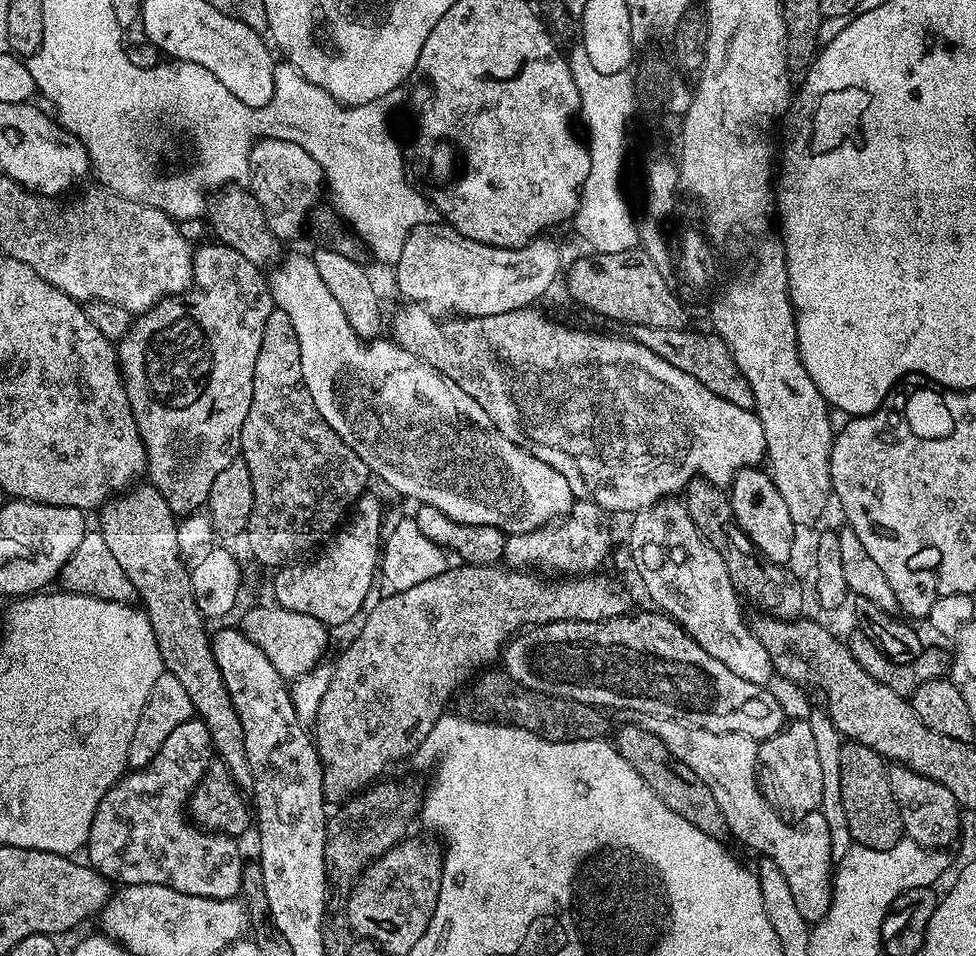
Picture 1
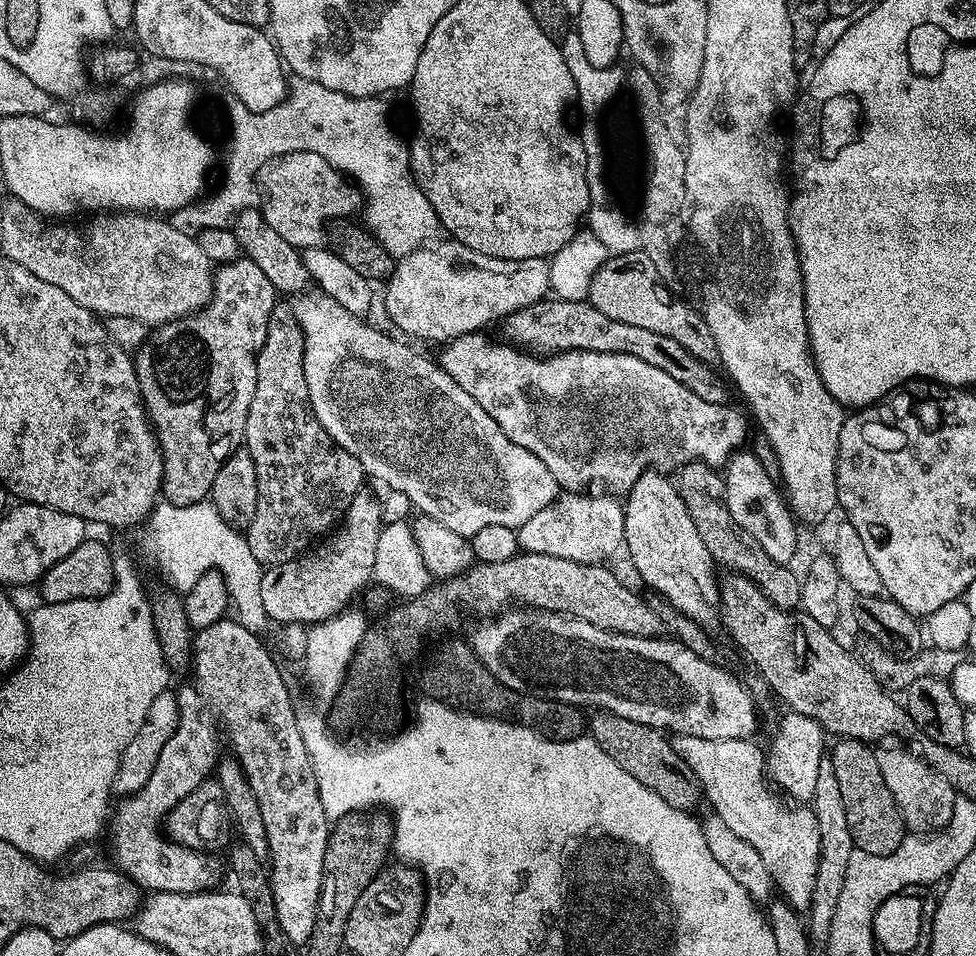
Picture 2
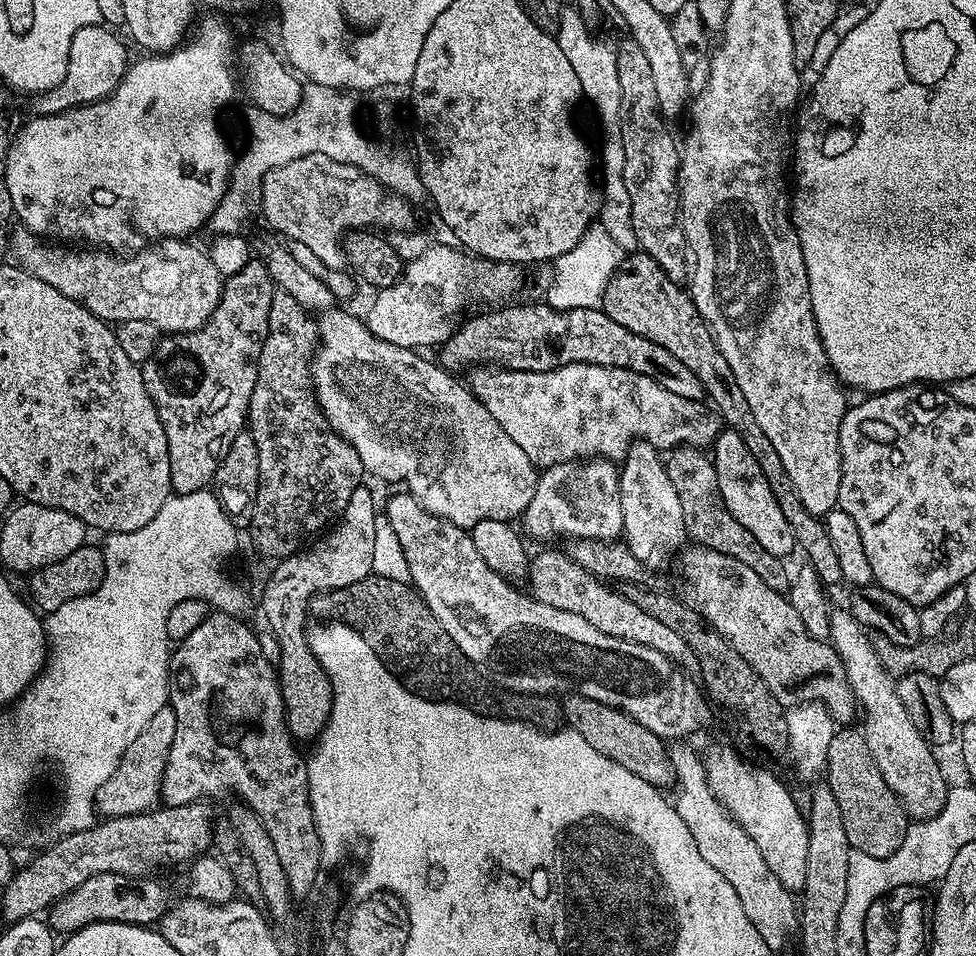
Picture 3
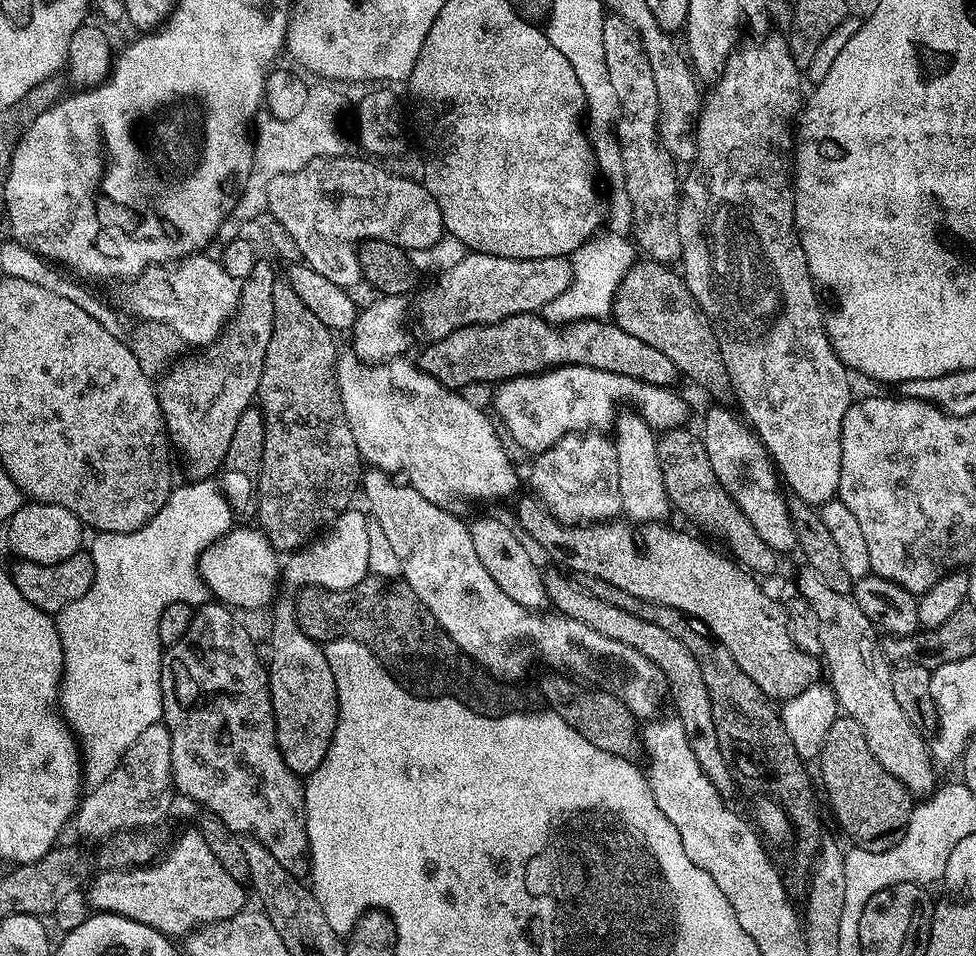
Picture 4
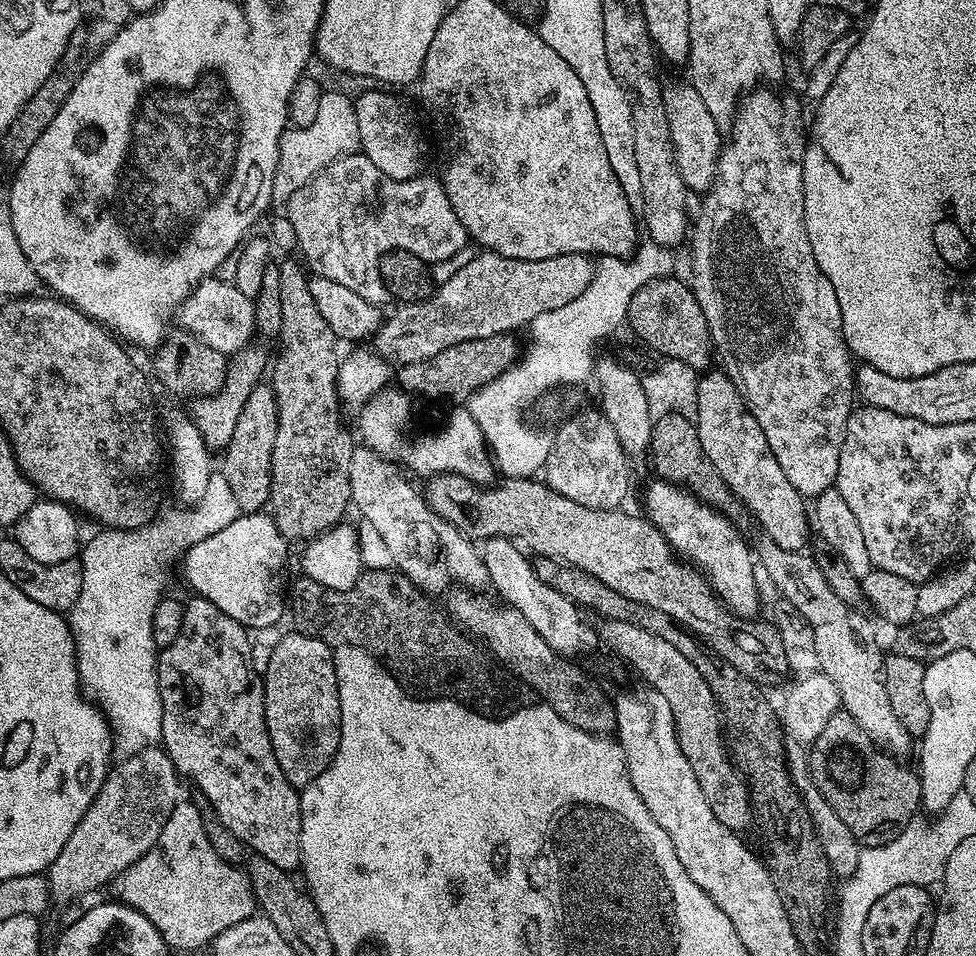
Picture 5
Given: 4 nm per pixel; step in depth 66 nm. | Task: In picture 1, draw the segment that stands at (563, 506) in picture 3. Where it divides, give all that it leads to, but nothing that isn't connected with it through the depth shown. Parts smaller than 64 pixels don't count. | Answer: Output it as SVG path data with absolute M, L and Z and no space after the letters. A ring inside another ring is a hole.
M582 500L573 503L569 515L551 524L529 532L511 533L504 541L503 563L516 570L543 570L568 578L595 573L599 569L596 567L607 558L612 548L612 532L608 529L607 519L604 509L594 502Z

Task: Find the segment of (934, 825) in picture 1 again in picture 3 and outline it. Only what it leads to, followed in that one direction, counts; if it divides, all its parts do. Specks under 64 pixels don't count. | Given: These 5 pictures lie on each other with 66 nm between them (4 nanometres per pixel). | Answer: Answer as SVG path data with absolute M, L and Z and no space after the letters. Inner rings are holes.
M836 606L830 614L828 640L846 670L852 695L862 709L862 731L870 758L874 758L874 766L878 766L882 778L886 778L886 786L894 790L904 811L913 821L930 819L938 814L938 810L942 810L950 781L944 777L932 753L935 752L933 745L920 733L918 726L914 726L910 714L906 714L906 706L902 706L902 698L898 698L896 693L896 680L882 666L872 646L872 636L852 617L847 607Z

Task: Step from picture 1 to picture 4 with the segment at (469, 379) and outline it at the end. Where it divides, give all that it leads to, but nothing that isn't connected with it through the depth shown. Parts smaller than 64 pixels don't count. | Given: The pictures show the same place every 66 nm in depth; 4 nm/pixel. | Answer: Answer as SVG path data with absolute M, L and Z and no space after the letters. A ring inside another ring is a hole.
M573 364L571 366L559 366L553 370L546 370L533 378L524 378L519 381L520 392L507 385L500 398L500 414L504 418L504 424L508 427L513 438L531 454L545 452L547 448L552 448L563 436L570 432L586 432L589 430L608 430L615 425L618 415L616 403L625 400L625 405L631 406L640 413L642 419L654 430L667 430L681 427L688 416L688 408L684 405L684 400L680 396L672 393L671 387L659 388L653 384L647 384L641 380L635 380L633 376L623 376L614 374L606 370L590 368L583 364Z

